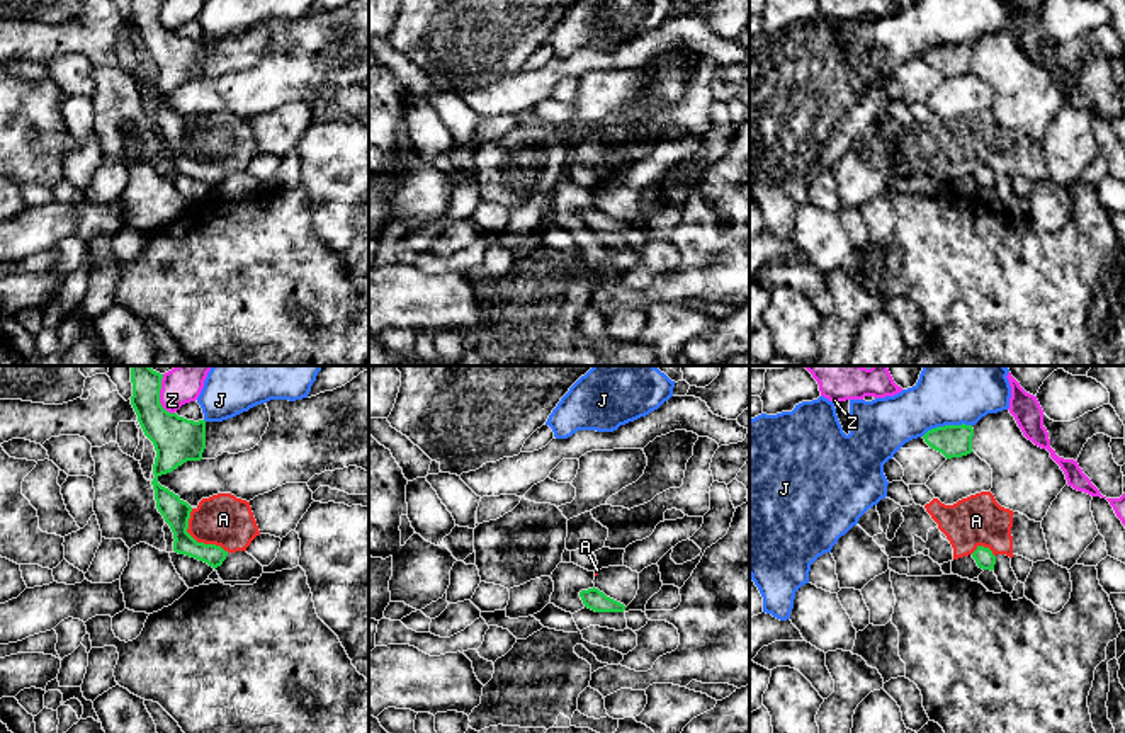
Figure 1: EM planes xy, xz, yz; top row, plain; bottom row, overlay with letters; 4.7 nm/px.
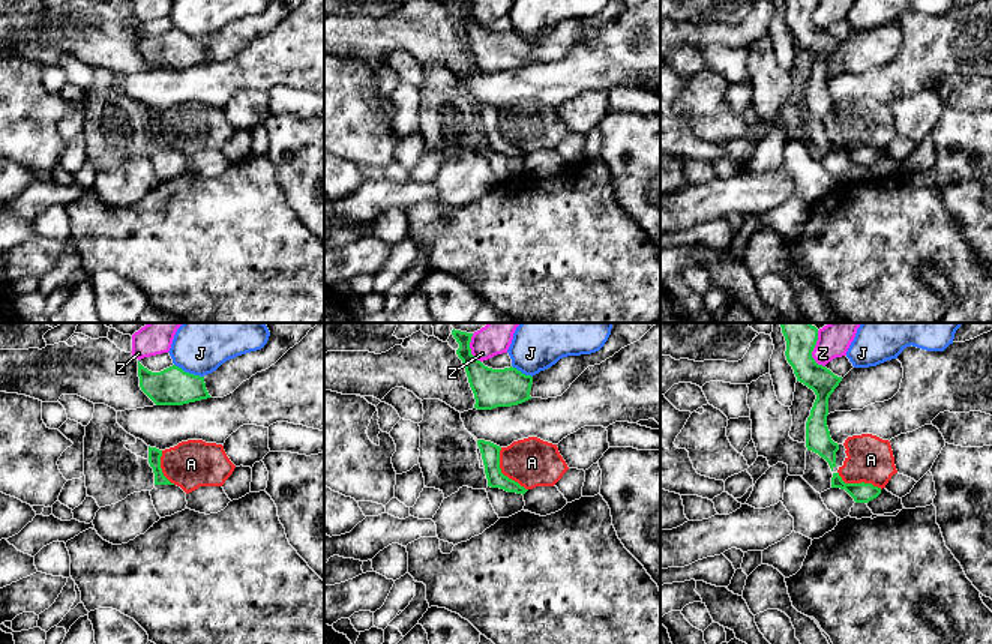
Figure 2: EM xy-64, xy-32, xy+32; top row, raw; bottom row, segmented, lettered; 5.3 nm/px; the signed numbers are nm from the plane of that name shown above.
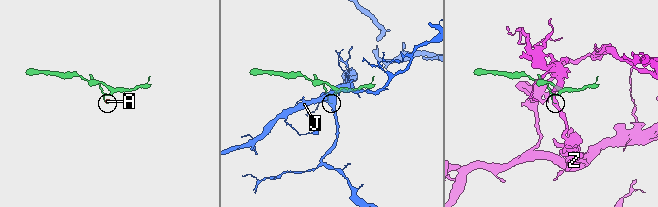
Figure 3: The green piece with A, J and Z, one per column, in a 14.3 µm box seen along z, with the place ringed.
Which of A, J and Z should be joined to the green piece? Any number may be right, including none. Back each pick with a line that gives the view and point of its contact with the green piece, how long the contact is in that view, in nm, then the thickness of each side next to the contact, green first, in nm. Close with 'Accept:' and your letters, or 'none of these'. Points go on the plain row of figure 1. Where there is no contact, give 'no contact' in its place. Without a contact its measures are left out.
Accept: none of these

